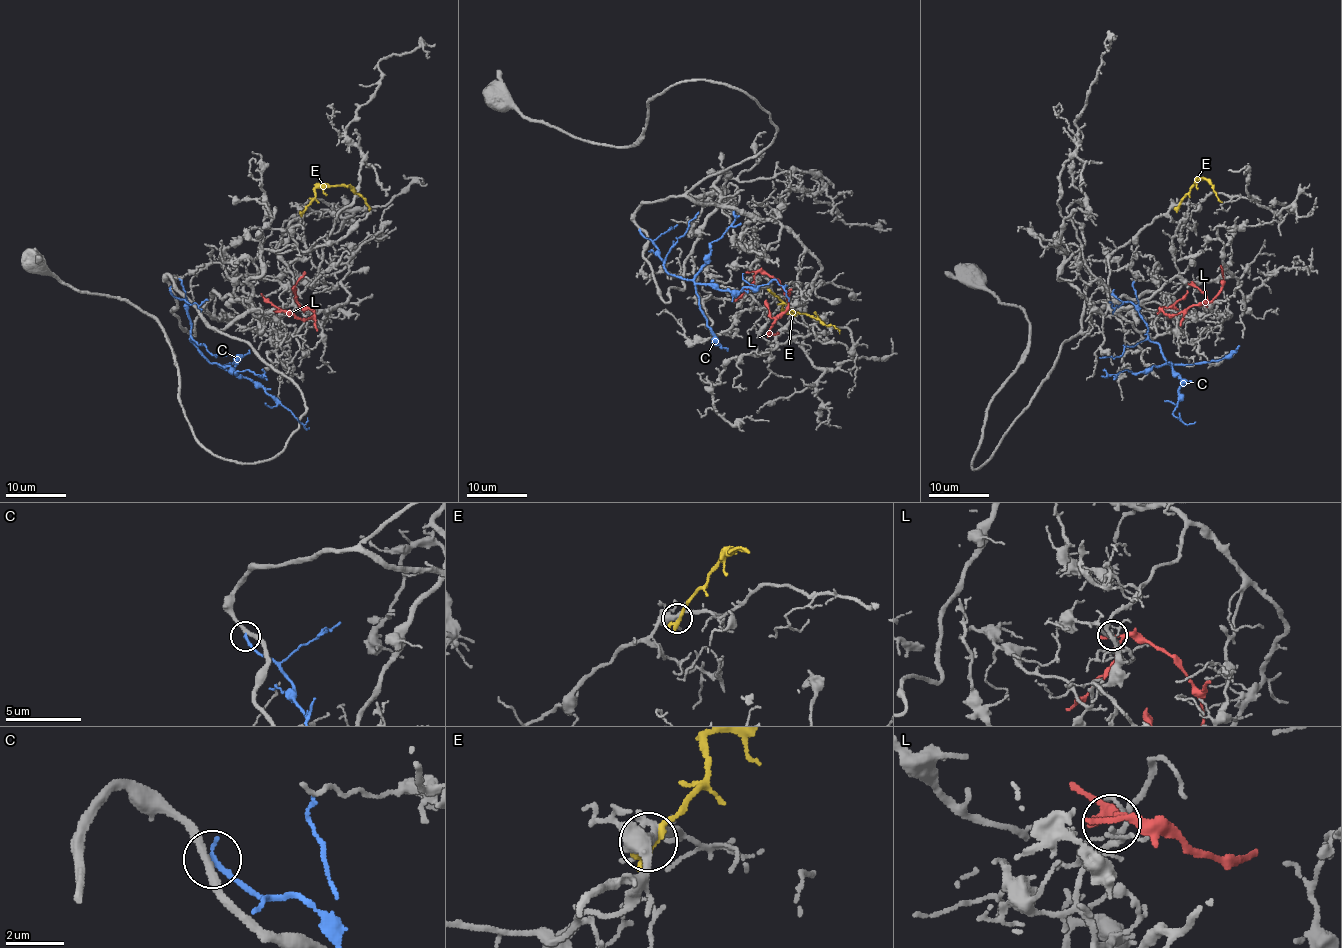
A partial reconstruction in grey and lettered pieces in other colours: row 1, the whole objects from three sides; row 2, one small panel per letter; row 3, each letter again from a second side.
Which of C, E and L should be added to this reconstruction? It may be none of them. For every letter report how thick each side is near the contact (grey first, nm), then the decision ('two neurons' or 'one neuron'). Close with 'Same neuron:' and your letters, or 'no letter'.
C: calibres 280 and 240 nm; two neurons
E: calibres 240 and 340 nm; two neurons
L: calibres 130 and 190 nm; two neurons
Same neuron: no letter

